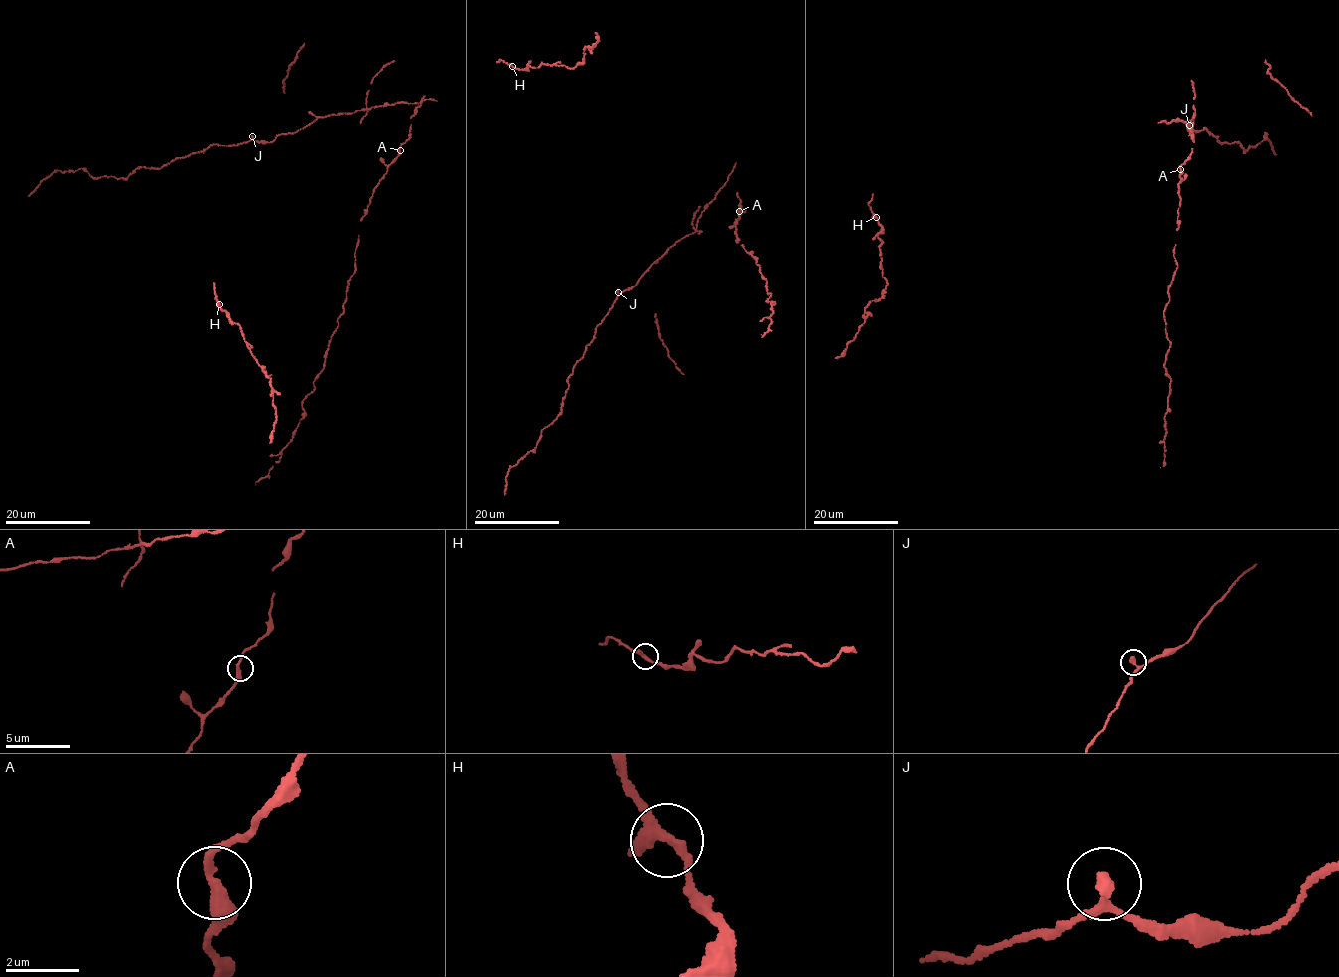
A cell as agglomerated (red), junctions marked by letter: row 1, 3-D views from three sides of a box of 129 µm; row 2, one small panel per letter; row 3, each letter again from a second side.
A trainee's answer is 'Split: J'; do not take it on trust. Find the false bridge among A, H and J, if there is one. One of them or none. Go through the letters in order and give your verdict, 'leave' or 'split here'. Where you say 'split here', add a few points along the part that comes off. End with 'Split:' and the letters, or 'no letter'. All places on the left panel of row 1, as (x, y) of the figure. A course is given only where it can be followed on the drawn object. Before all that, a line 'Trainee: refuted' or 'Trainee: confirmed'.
Trainee: refuted
A: leave
H: leave
J: leave
Split: no letter

